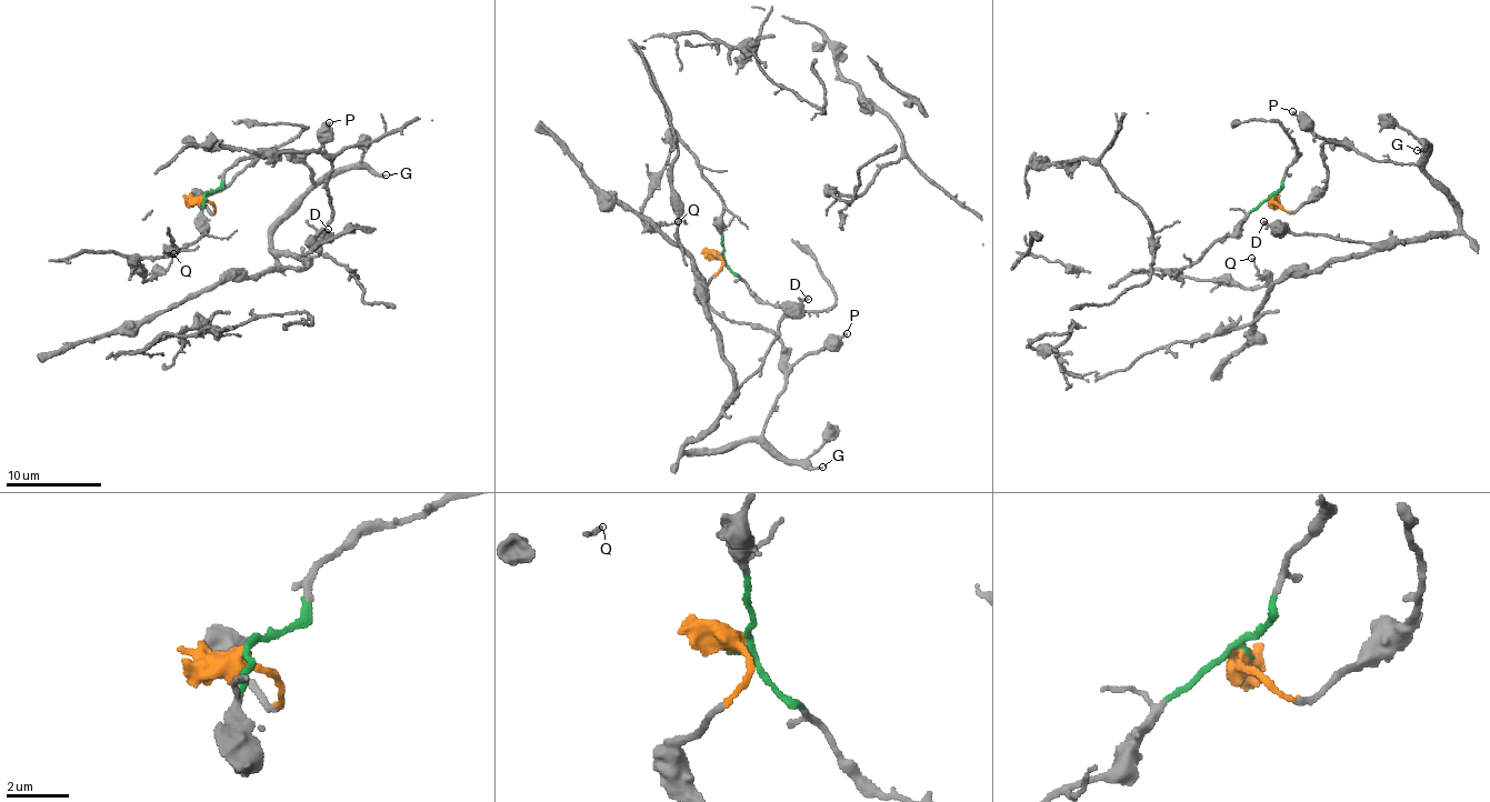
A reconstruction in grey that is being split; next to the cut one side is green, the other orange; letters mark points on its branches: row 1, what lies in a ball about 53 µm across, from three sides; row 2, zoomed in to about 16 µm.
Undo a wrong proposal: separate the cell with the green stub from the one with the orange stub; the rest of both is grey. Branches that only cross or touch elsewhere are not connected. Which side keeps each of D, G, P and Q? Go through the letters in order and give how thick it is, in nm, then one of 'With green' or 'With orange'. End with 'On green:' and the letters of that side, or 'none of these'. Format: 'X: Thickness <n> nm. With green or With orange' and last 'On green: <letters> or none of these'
D: Thickness 190 nm. With orange
G: Thickness 150 nm. With orange
P: Thickness 140 nm. With orange
Q: Thickness 110 nm. With green
On green: Q

